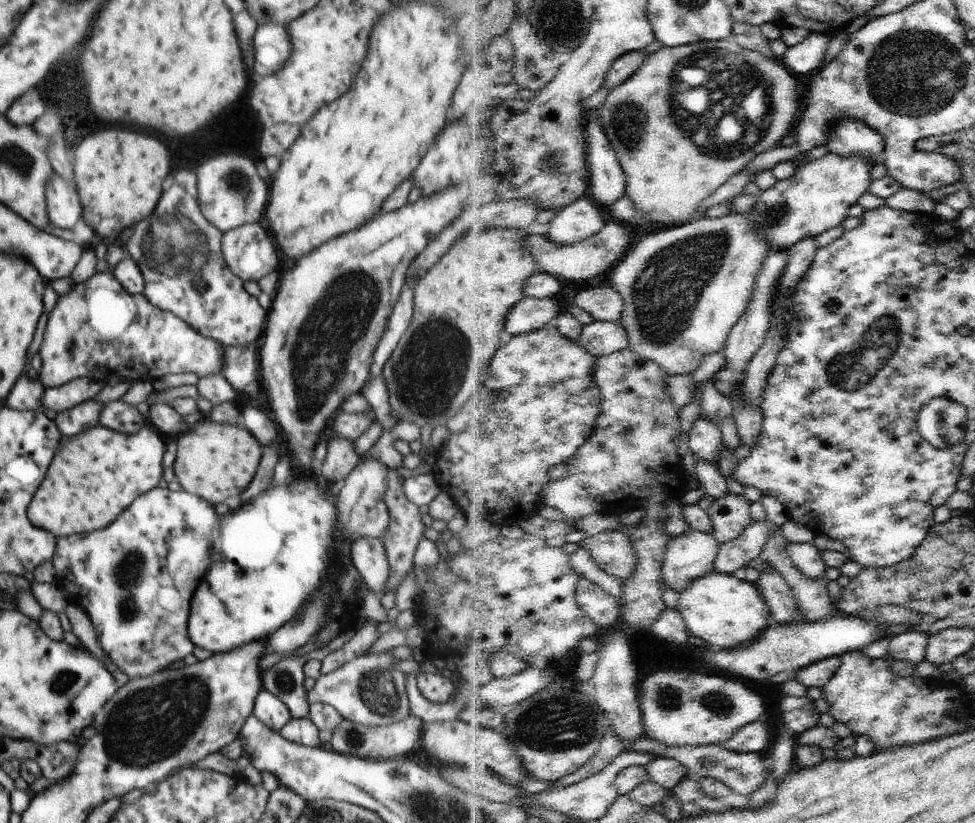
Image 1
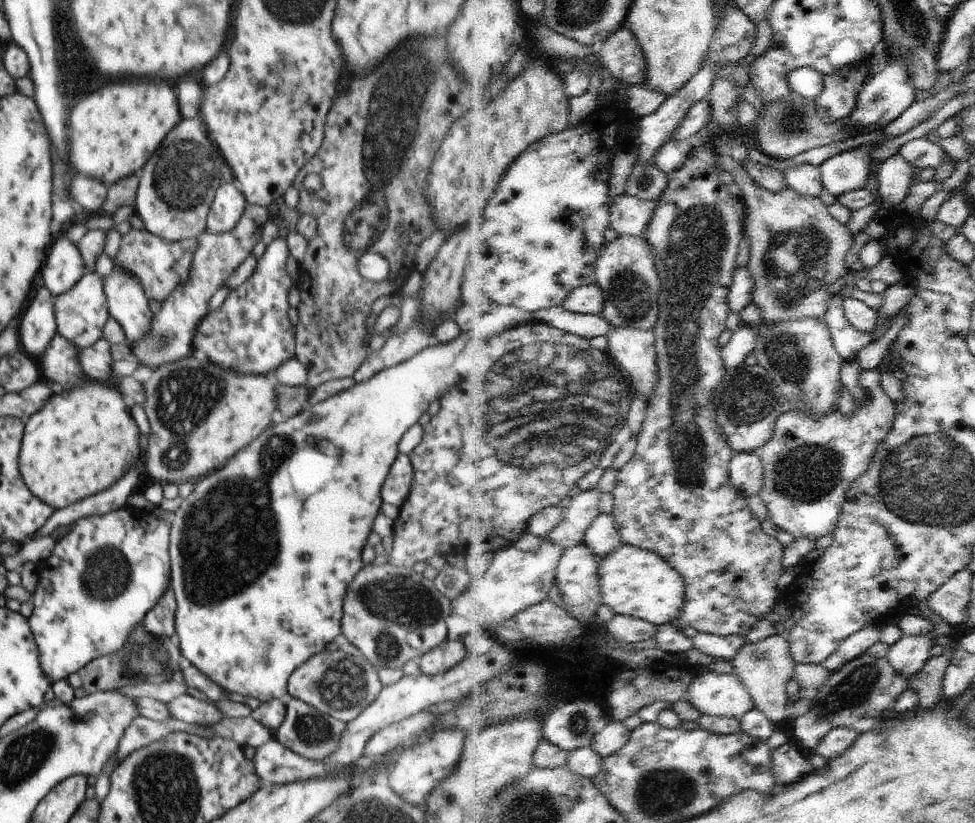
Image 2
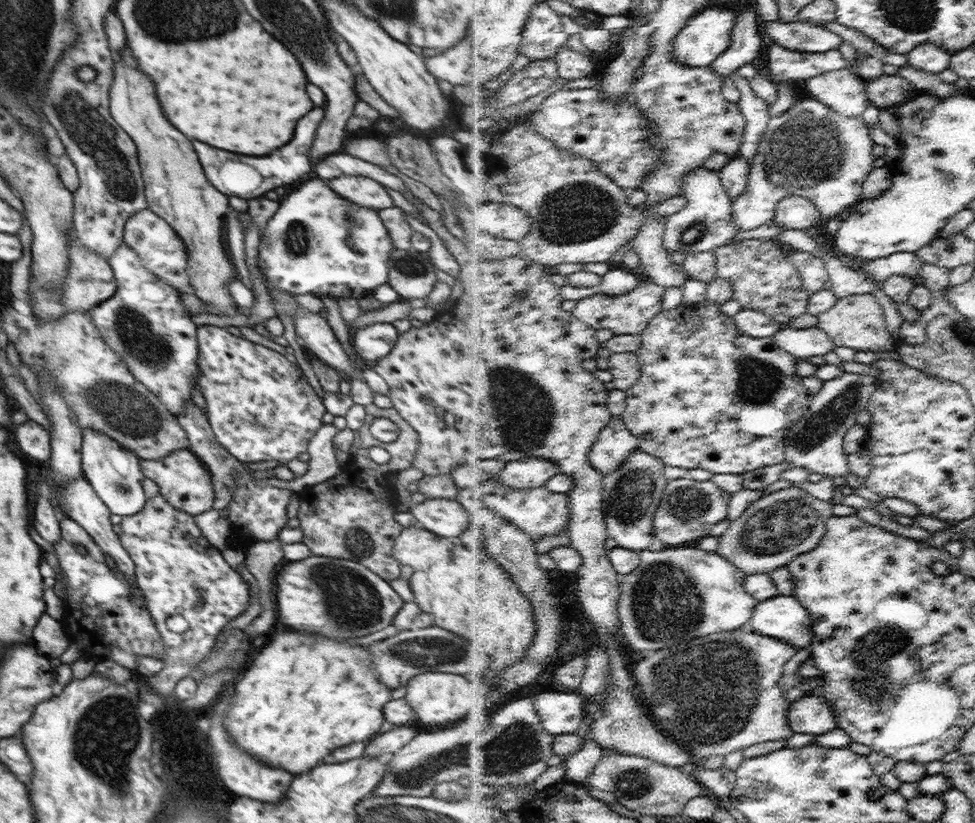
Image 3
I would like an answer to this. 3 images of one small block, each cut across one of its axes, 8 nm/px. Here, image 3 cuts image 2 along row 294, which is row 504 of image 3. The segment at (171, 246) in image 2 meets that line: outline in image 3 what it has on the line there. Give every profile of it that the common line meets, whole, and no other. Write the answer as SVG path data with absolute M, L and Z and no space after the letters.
M158 494L156 497L147 499L144 508L132 514L130 516L125 516L121 518L120 528L122 531L118 534L121 545L126 549L126 553L130 556L130 559L134 561L135 564L135 578L138 588L143 592L145 596L145 603L147 604L147 609L149 610L150 616L154 619L156 628L161 634L163 645L165 648L165 658L164 658L164 668L162 669L162 674L164 674L164 680L157 682L153 679L149 680L151 690L159 693L161 697L165 697L175 690L175 685L182 678L190 676L190 672L193 666L200 662L203 658L206 658L211 654L213 647L215 646L215 641L217 640L217 635L221 632L222 629L226 628L227 624L238 618L243 612L246 612L246 609L249 607L250 595L249 584L243 581L242 575L234 570L226 560L223 558L222 552L217 549L203 534L200 528L198 528L197 523L194 520L193 514L186 514L181 510L176 510L173 506L170 506L170 503L161 495Z

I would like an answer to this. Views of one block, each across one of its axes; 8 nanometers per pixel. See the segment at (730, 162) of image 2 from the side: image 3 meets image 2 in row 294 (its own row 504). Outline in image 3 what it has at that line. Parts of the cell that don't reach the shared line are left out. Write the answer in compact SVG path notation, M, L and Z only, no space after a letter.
M804 488L778 490L757 500L721 536L719 552L748 574L773 573L797 557L816 550L829 532L834 504L816 498Z

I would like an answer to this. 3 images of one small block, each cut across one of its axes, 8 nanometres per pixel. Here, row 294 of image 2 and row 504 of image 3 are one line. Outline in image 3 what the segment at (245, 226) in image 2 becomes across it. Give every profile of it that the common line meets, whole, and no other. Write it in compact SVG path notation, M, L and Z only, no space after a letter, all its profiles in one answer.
M188 448L174 450L158 460L140 459L140 462L143 475L158 485L159 494L176 510L196 516L212 509L217 485L207 467Z

